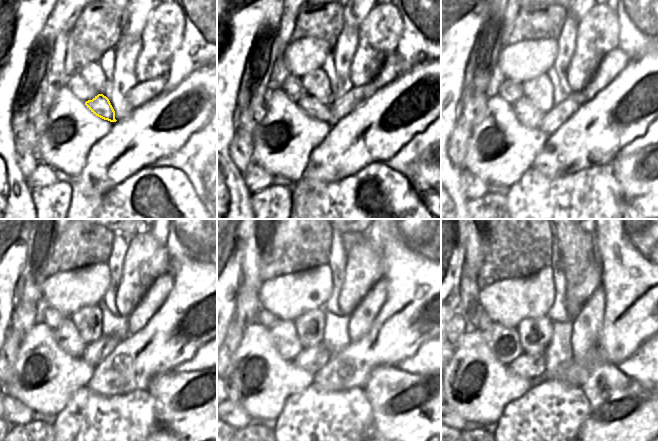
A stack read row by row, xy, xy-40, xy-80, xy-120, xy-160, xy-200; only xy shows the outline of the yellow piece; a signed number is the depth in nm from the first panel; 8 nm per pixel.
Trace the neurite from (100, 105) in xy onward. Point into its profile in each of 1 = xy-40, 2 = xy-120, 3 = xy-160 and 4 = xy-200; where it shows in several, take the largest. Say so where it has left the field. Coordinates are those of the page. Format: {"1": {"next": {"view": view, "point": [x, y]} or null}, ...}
{"1": {"next": {"view": "xy-40", "point": [312, 107]}}, "2": {"next": {"view": "xy-120", "point": [66, 335]}}, "3": {"next": {"view": "xy-160", "point": [284, 335]}}, "4": {"next": {"view": "xy-200", "point": [505, 344]}}}

